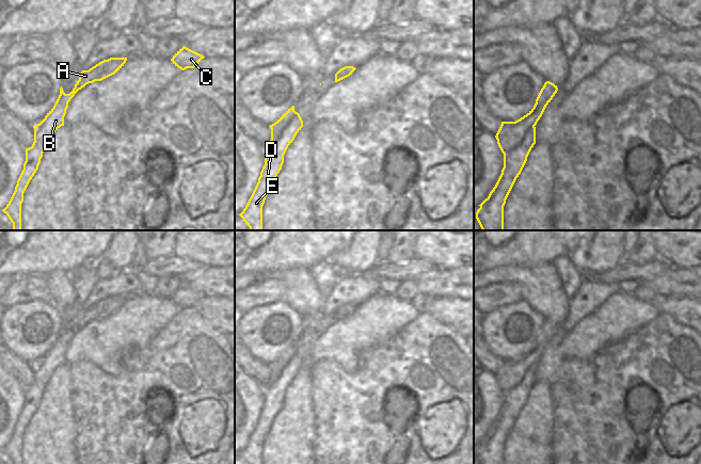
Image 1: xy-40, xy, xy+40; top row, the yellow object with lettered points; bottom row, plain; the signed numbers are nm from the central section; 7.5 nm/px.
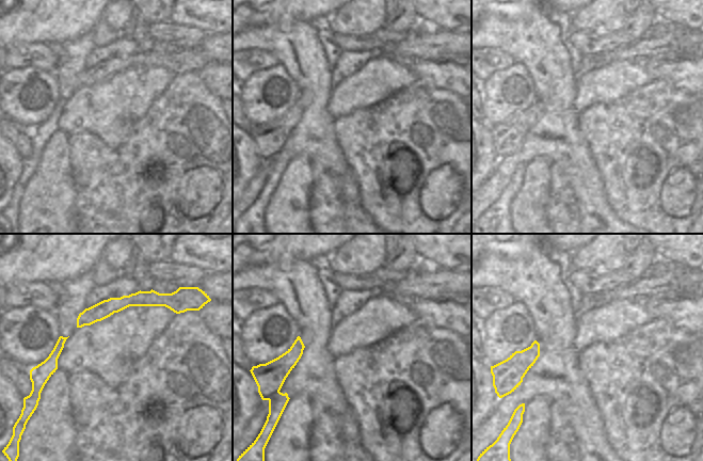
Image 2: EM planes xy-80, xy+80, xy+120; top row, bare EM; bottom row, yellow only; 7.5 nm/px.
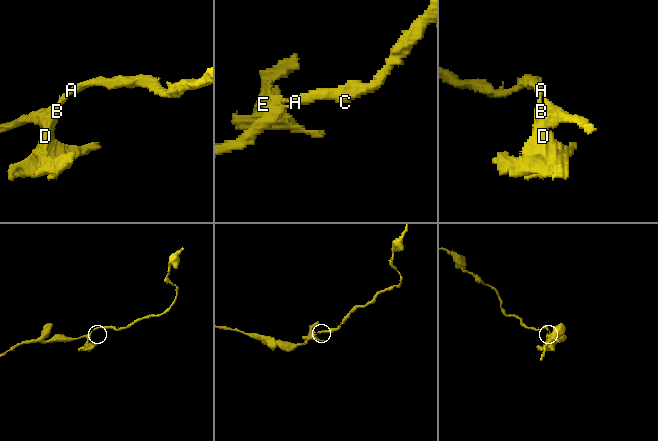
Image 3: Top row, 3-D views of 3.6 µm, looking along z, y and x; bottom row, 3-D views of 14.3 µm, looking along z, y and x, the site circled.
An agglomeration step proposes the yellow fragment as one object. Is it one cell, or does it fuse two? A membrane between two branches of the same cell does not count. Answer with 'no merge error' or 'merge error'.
merge error

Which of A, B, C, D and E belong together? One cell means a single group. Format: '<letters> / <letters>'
A C / B D E

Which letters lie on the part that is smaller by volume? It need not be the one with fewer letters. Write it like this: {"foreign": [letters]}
{"foreign": ["B", "D", "E"]}

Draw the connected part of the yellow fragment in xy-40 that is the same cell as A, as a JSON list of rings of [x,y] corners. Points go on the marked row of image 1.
[[[110,58],[99,62],[89,70],[82,70],[75,87],[81,90],[89,83],[101,81],[114,75],[124,66],[126,61],[127,58]]]

